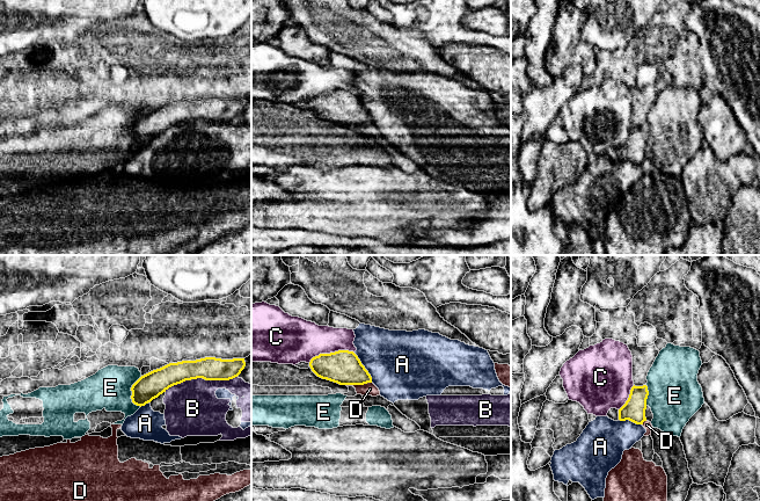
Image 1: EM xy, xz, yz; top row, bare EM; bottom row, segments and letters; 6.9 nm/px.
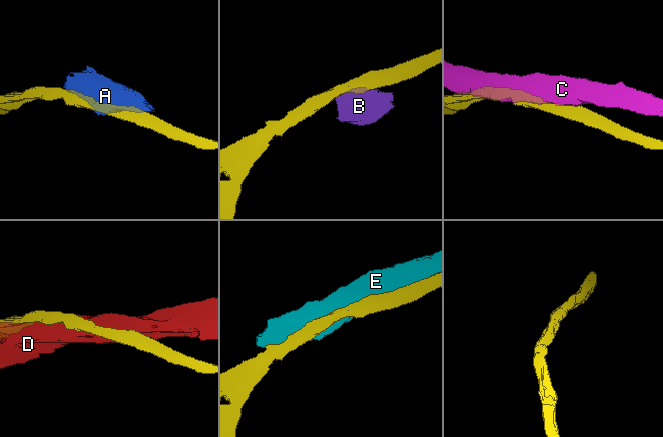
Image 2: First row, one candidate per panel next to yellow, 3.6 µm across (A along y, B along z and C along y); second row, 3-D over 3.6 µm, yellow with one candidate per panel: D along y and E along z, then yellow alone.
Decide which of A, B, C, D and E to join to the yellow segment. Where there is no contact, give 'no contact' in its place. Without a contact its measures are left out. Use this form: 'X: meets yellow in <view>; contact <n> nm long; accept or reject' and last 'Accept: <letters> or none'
A: meets yellow in xz; contact 240 nm long; reject
B: meets yellow in xy; contact 500 nm long; reject
C: meets yellow in xz; contact 320 nm long; reject
D: meets yellow in xz; contact 180 nm long; reject
E: meets yellow in xy; contact 220 nm long; reject
Accept: none

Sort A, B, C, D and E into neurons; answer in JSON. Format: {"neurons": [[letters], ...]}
{"neurons": [["A", "B"], ["C"], ["D"], ["E"]]}

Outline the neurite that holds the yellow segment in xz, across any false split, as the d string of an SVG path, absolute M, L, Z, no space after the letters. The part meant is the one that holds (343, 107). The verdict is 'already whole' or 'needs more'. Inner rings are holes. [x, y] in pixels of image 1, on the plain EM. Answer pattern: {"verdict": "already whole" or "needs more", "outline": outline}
{"verdict": "already whole", "outline": "M338 90L320 94L310 100L312 111L320 118L339 125L364 125L372 117L353 92Z"}

